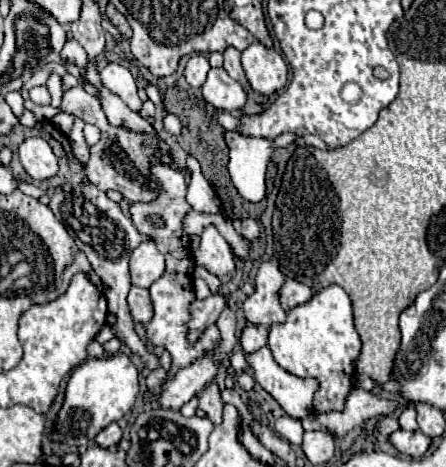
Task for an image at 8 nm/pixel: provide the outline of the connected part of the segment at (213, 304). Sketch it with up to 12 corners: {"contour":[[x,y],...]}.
{"contour":[[212,295],[190,303],[186,341],[192,345],[214,325],[228,297]]}

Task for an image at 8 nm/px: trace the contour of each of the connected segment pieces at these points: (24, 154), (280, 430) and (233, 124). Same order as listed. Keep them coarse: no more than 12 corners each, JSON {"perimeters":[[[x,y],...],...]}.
{"perimeters":[[[42,137],[26,139],[20,163],[30,177],[48,179],[56,157]],[[288,415],[274,423],[274,431],[286,441],[298,445],[302,431],[298,421]],[[232,113],[218,115],[226,131],[240,131],[240,121]]]}

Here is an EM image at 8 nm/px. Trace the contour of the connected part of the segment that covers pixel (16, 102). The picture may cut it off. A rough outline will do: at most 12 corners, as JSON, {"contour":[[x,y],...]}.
{"contour":[[18,91],[6,95],[6,103],[20,119],[24,115],[24,101]]}

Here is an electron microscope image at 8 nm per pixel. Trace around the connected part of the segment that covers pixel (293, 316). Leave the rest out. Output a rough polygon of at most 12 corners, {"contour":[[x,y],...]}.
{"contour":[[340,285],[270,327],[282,369],[320,387],[314,413],[340,413],[362,341]]}

